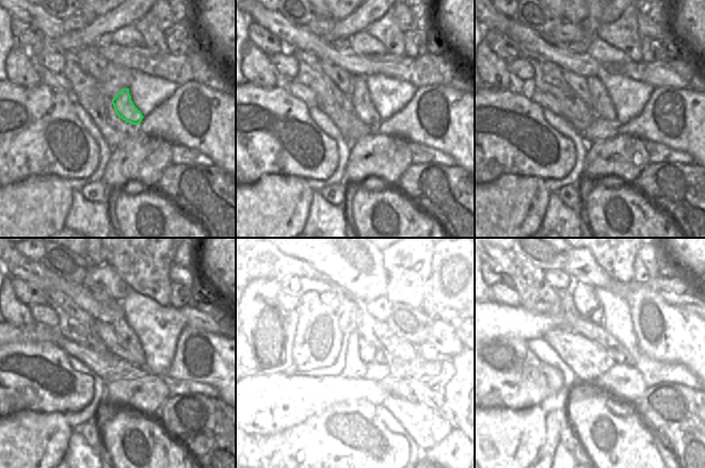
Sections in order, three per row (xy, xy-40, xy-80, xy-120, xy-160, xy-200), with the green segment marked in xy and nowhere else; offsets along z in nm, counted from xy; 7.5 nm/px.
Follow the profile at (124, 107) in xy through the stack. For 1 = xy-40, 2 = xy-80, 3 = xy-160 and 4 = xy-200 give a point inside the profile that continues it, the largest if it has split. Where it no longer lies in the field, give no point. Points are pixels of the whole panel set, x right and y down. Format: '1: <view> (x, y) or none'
1: xy-40 (361, 101)
2: xy-80 (602, 105)
3: xy-160 (347, 304)
4: xy-200 (583, 296)

